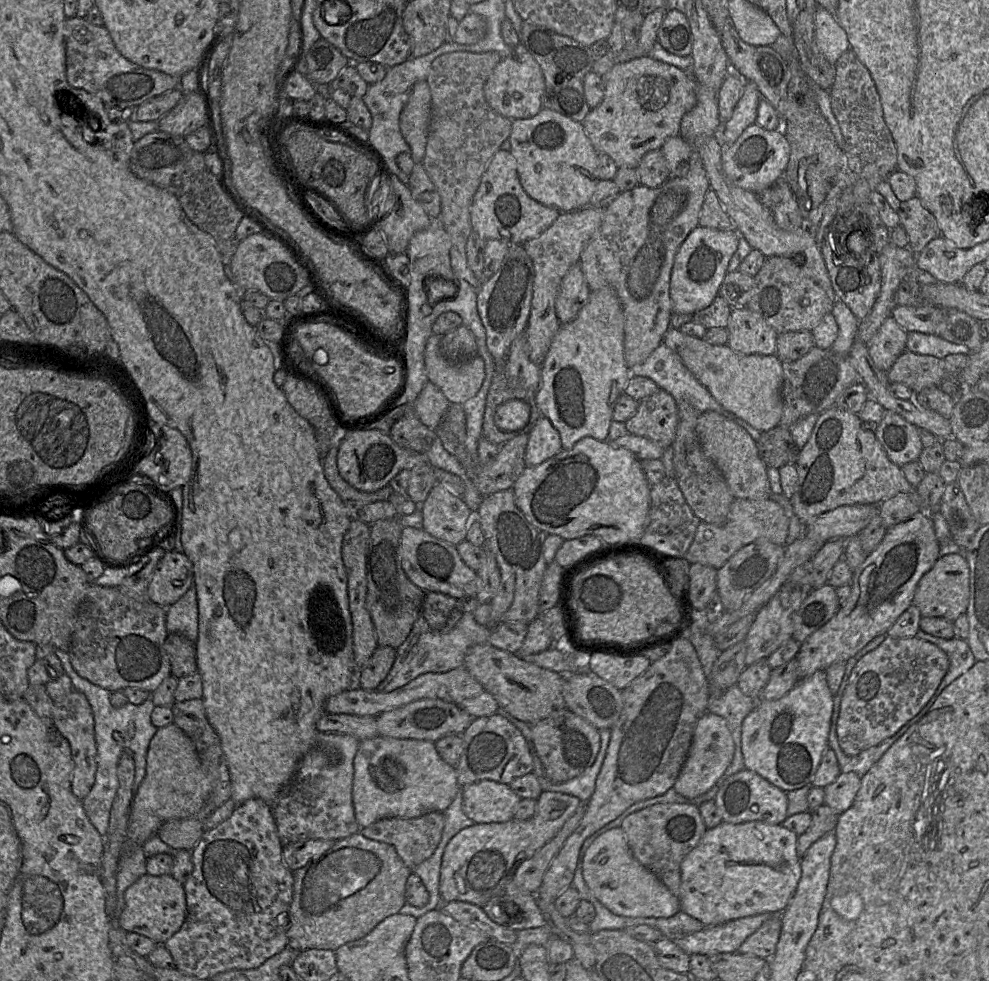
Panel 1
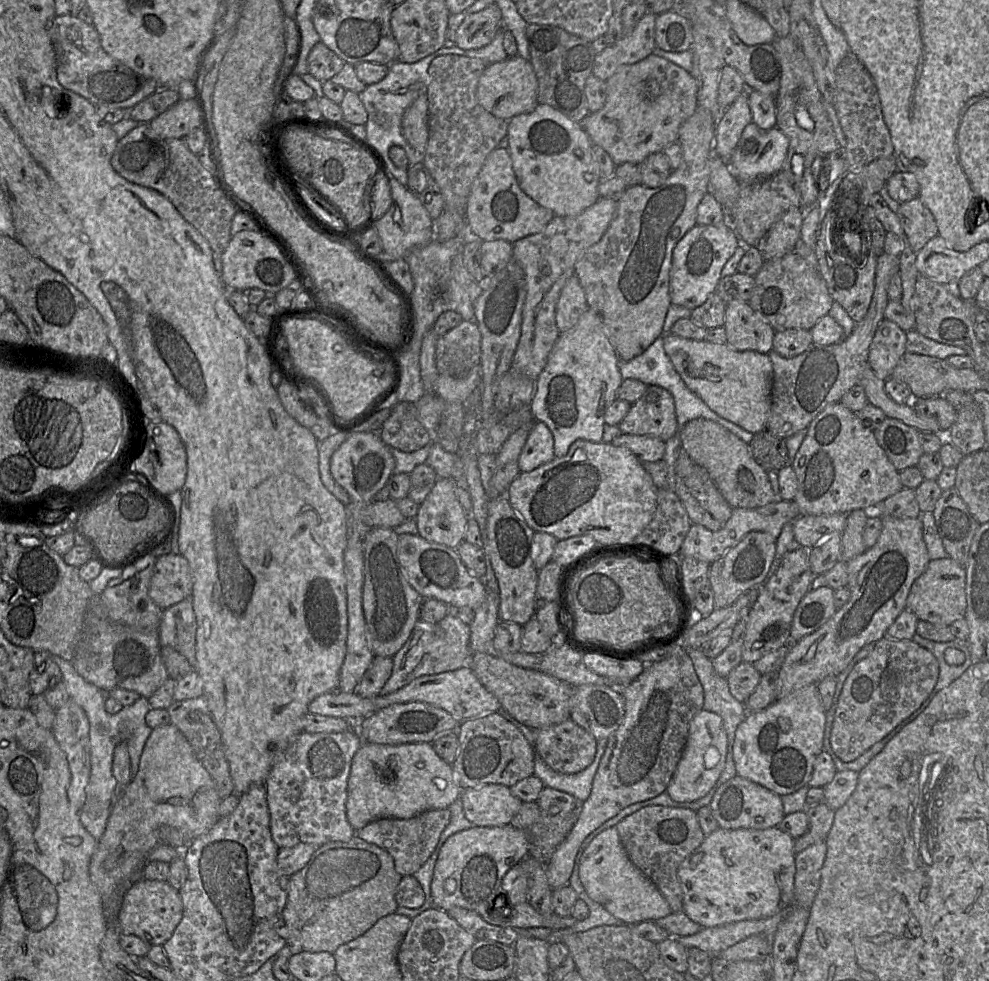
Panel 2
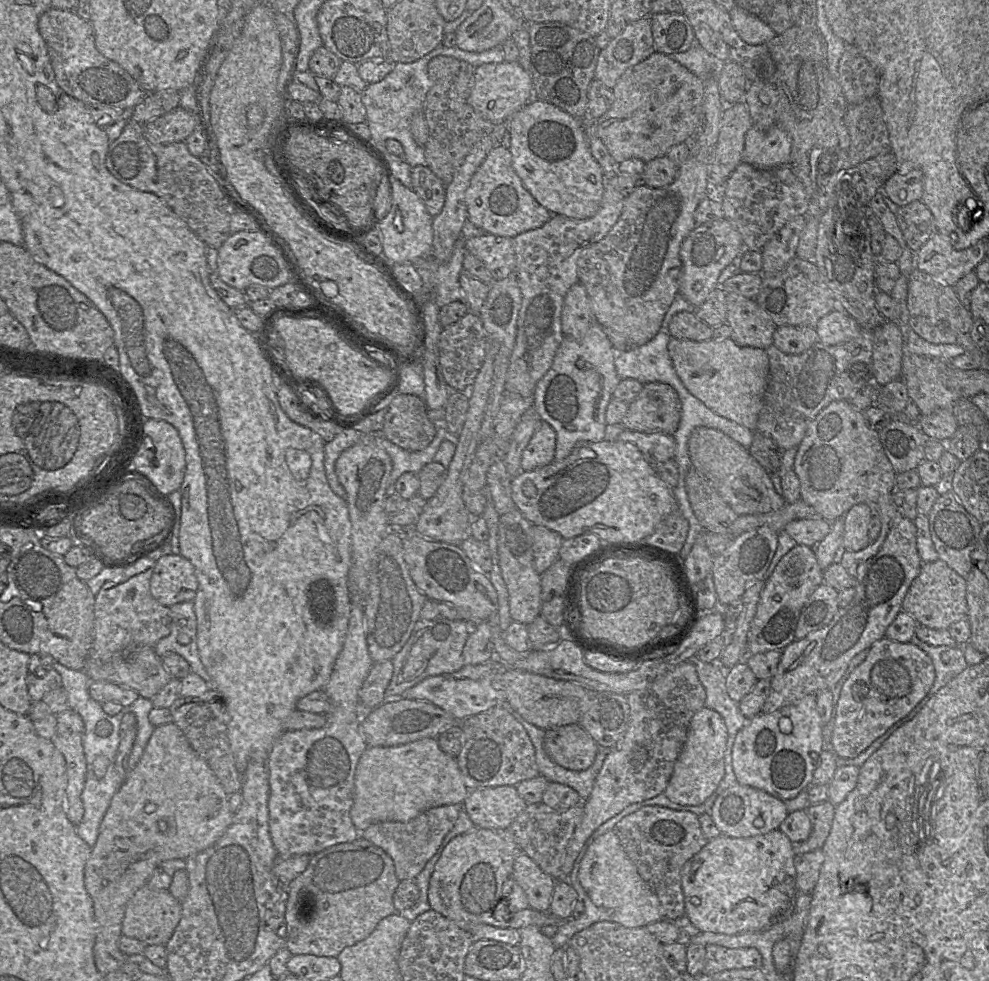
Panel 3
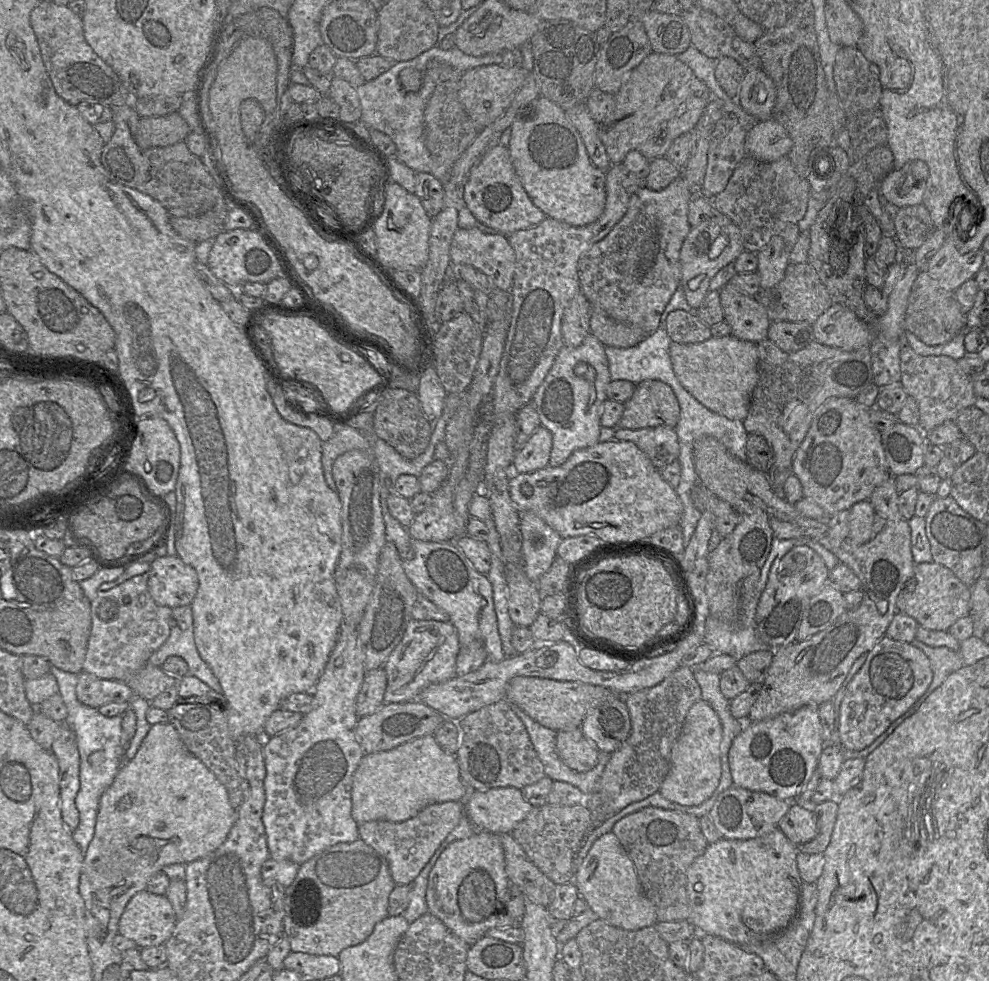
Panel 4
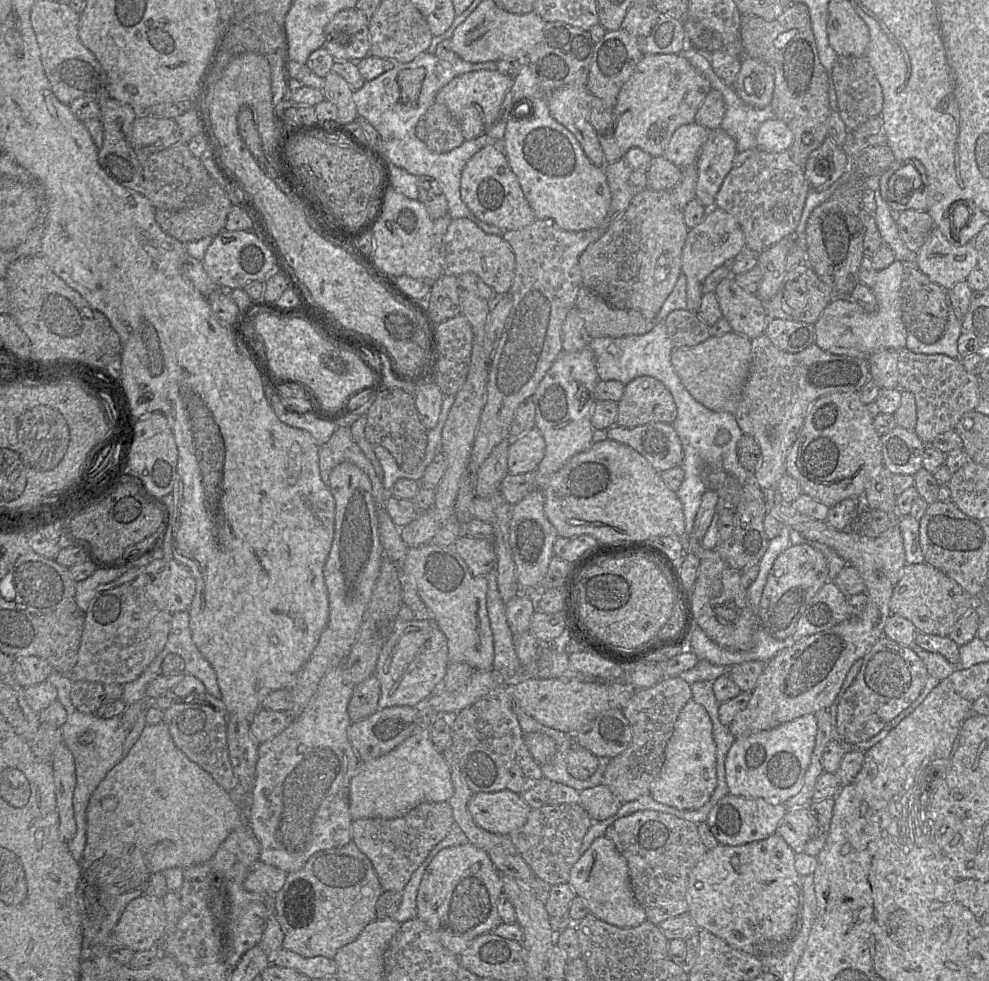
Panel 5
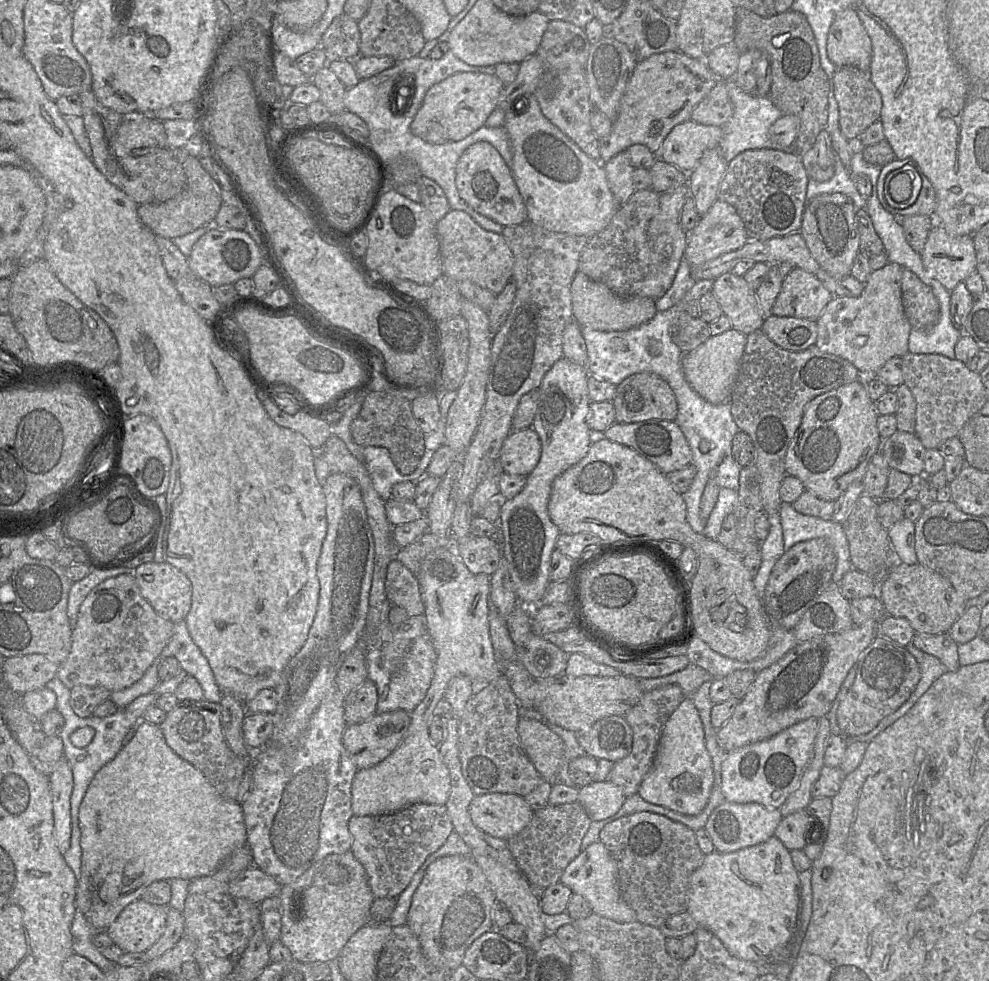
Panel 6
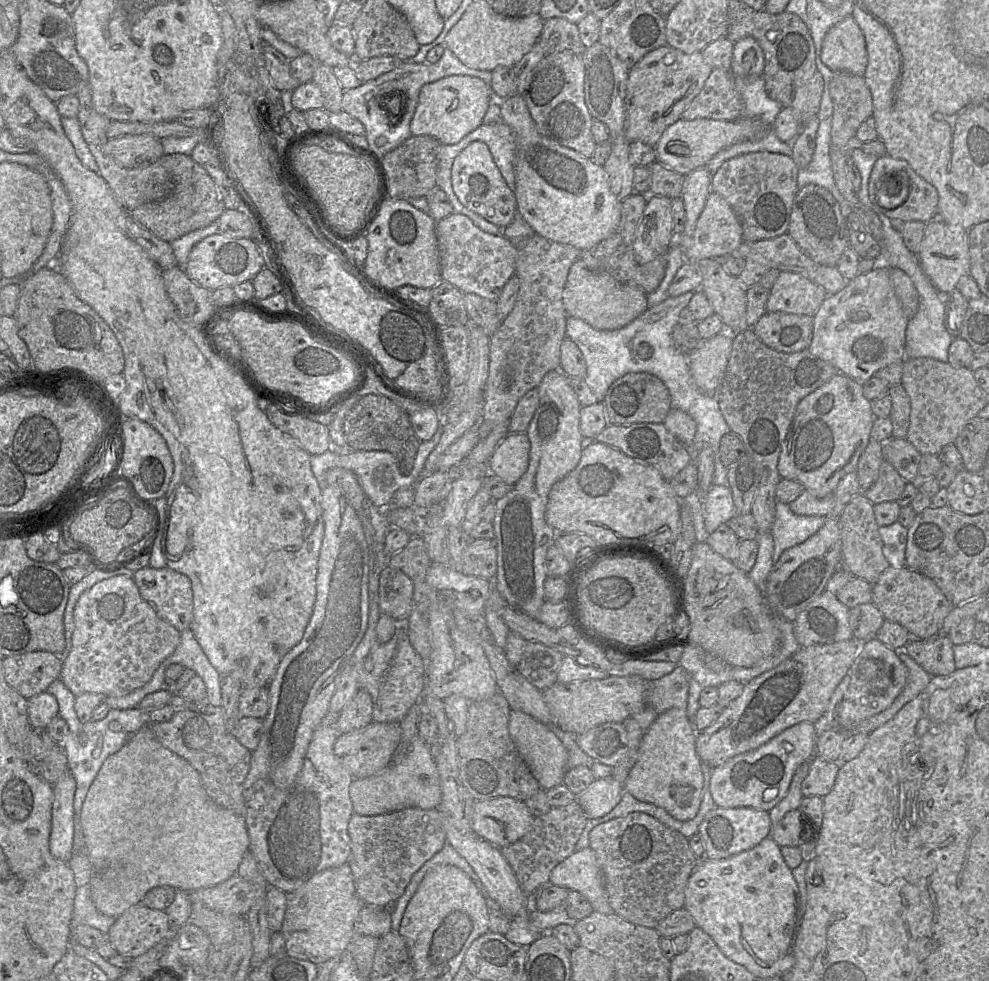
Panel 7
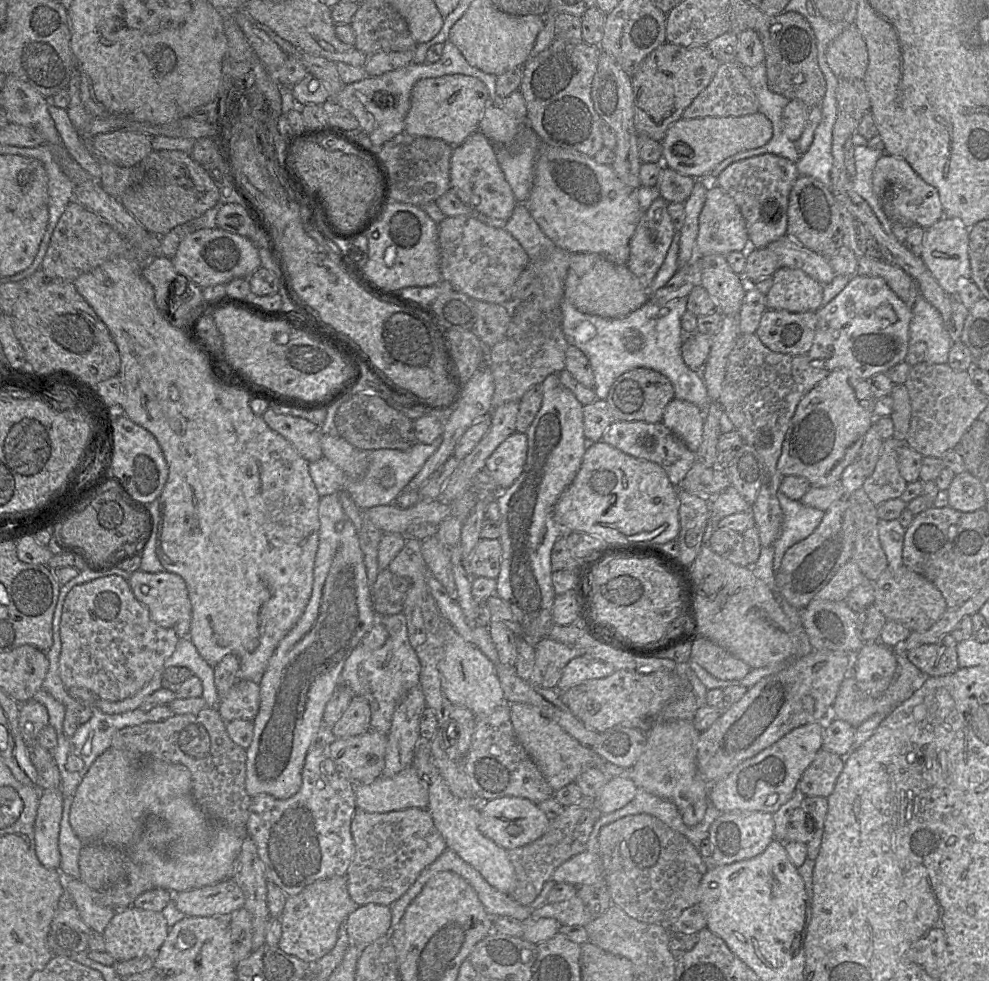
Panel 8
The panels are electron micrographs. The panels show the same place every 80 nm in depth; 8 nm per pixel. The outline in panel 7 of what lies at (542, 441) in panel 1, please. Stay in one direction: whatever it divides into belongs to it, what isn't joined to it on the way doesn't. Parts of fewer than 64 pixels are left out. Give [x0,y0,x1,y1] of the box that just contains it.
[488,432,530,485]

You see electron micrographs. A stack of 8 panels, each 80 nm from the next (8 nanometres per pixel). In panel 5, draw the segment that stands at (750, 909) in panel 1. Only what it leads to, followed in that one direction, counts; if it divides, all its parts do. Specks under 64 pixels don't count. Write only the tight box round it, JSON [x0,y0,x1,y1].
[688,833,802,957]

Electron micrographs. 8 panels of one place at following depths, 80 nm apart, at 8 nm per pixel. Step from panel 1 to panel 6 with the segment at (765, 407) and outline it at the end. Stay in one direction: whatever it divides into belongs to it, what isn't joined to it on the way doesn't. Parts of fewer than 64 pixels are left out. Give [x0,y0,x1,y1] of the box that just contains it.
[682,328,746,405]

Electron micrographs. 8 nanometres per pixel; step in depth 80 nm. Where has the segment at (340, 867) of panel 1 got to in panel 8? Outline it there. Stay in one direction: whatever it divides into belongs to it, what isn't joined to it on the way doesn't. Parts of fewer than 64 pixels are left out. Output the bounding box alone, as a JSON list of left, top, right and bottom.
[278,876,357,963]

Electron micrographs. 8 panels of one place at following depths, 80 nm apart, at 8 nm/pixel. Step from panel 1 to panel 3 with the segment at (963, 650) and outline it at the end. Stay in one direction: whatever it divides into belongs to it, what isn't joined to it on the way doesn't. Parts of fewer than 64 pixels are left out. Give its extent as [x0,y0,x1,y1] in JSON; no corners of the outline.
[910,635,968,695]

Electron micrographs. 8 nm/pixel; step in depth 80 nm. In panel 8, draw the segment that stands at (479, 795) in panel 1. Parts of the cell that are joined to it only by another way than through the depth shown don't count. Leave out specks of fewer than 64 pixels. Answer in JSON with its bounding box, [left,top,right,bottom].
[479,796,550,850]

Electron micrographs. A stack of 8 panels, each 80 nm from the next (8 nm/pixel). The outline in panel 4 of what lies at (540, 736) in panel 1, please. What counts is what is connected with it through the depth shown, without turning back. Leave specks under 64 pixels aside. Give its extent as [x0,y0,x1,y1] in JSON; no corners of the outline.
[556,728,600,773]

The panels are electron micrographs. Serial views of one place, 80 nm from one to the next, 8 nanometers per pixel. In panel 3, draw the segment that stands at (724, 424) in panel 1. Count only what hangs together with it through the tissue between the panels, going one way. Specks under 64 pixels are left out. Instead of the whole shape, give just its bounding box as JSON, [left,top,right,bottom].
[688,426,787,514]

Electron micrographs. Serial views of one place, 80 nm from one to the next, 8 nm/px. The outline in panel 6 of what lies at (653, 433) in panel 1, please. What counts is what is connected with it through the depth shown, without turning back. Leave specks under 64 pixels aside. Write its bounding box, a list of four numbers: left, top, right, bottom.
[611,372,678,423]

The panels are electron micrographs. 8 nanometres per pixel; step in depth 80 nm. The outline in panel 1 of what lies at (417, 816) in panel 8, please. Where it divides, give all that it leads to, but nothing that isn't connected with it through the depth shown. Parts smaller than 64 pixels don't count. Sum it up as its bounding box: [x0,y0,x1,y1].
[359,812,444,870]

